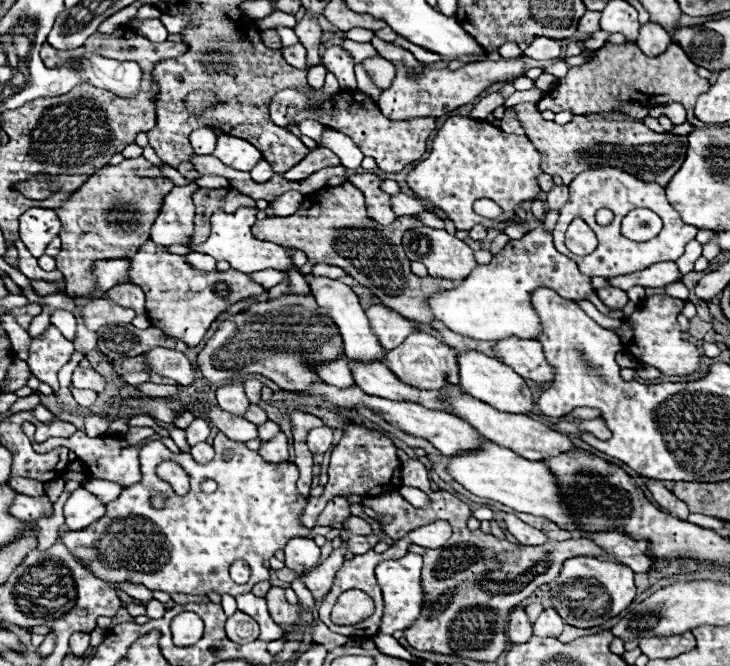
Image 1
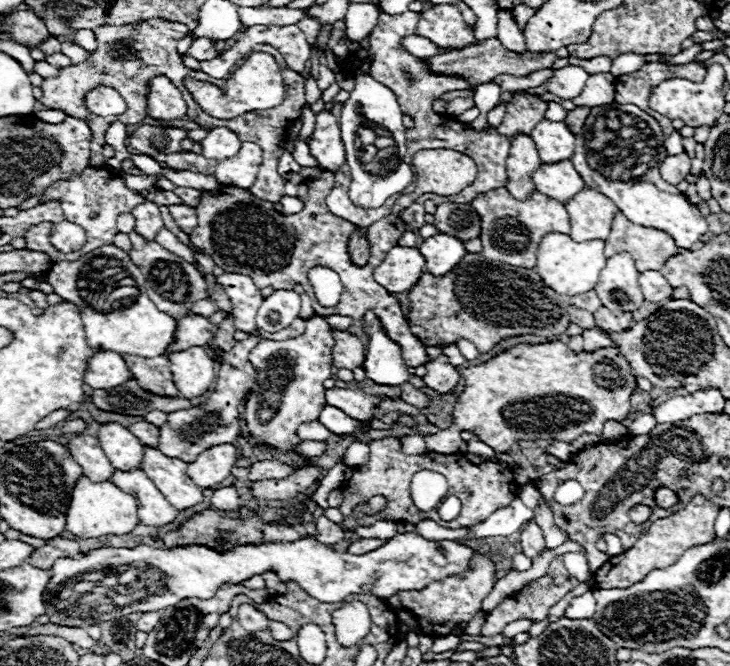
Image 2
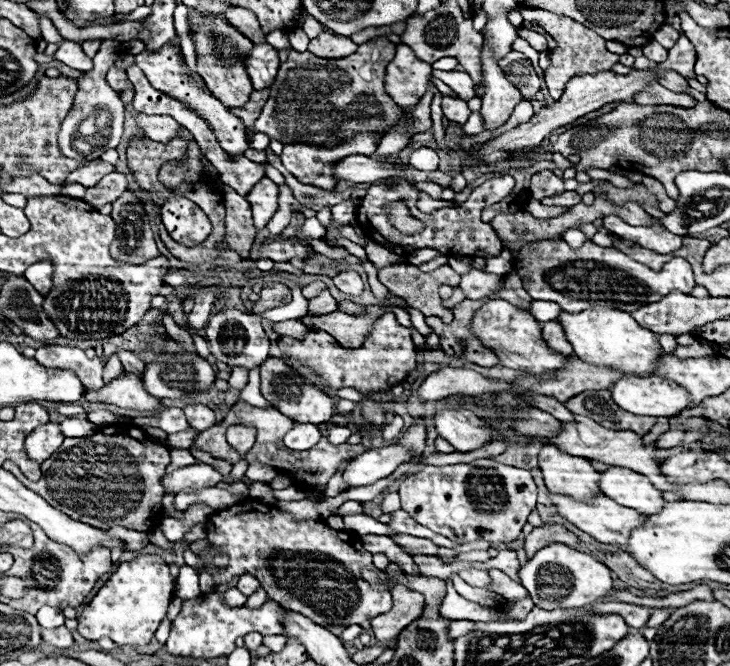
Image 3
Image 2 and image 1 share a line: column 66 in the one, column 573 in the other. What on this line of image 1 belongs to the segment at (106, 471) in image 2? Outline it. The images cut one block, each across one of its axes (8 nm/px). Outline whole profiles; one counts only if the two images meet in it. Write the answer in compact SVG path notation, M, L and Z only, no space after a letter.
M446 386L444 388L448 392L448 404L450 404L450 410L466 420L468 424L472 424L486 440L502 446L502 448L510 448L512 452L516 452L518 456L522 458L528 458L528 460L534 460L534 462L542 462L546 458L552 458L552 456L558 456L558 454L564 454L568 450L574 448L572 440L568 434L560 434L552 428L548 428L546 424L538 422L538 420L532 420L530 416L526 414L508 414L508 412L500 412L468 394L462 394L458 390L458 386Z

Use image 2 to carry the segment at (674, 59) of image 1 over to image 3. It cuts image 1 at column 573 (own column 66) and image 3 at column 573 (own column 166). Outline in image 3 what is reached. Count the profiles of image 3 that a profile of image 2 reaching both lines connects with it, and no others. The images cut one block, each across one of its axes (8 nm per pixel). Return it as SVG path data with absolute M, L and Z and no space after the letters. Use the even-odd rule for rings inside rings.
M520 8L520 14L524 18L524 28L540 32L540 34L549 35L546 37L548 49L550 52L550 68L546 70L546 84L550 90L550 96L554 100L558 100L564 92L564 86L568 84L568 80L572 76L582 76L582 74L592 74L592 72L602 72L606 68L612 68L614 64L618 64L618 54L612 54L606 50L604 46L604 38L598 36L596 32L592 32L590 28L574 22L572 18L566 16L556 16L552 12L546 10L534 10L534 8ZM556 48L556 50L554 50Z

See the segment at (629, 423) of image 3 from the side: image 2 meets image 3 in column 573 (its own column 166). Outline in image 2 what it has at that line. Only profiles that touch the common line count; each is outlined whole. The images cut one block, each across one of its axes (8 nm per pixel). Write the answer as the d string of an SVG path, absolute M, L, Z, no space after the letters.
M126 380L124 384L110 388L110 390L94 390L92 402L100 410L108 412L118 412L118 414L128 414L128 416L144 416L152 410L162 410L162 412L176 412L190 408L192 404L182 398L166 398L166 396L156 396L138 386L138 382Z

